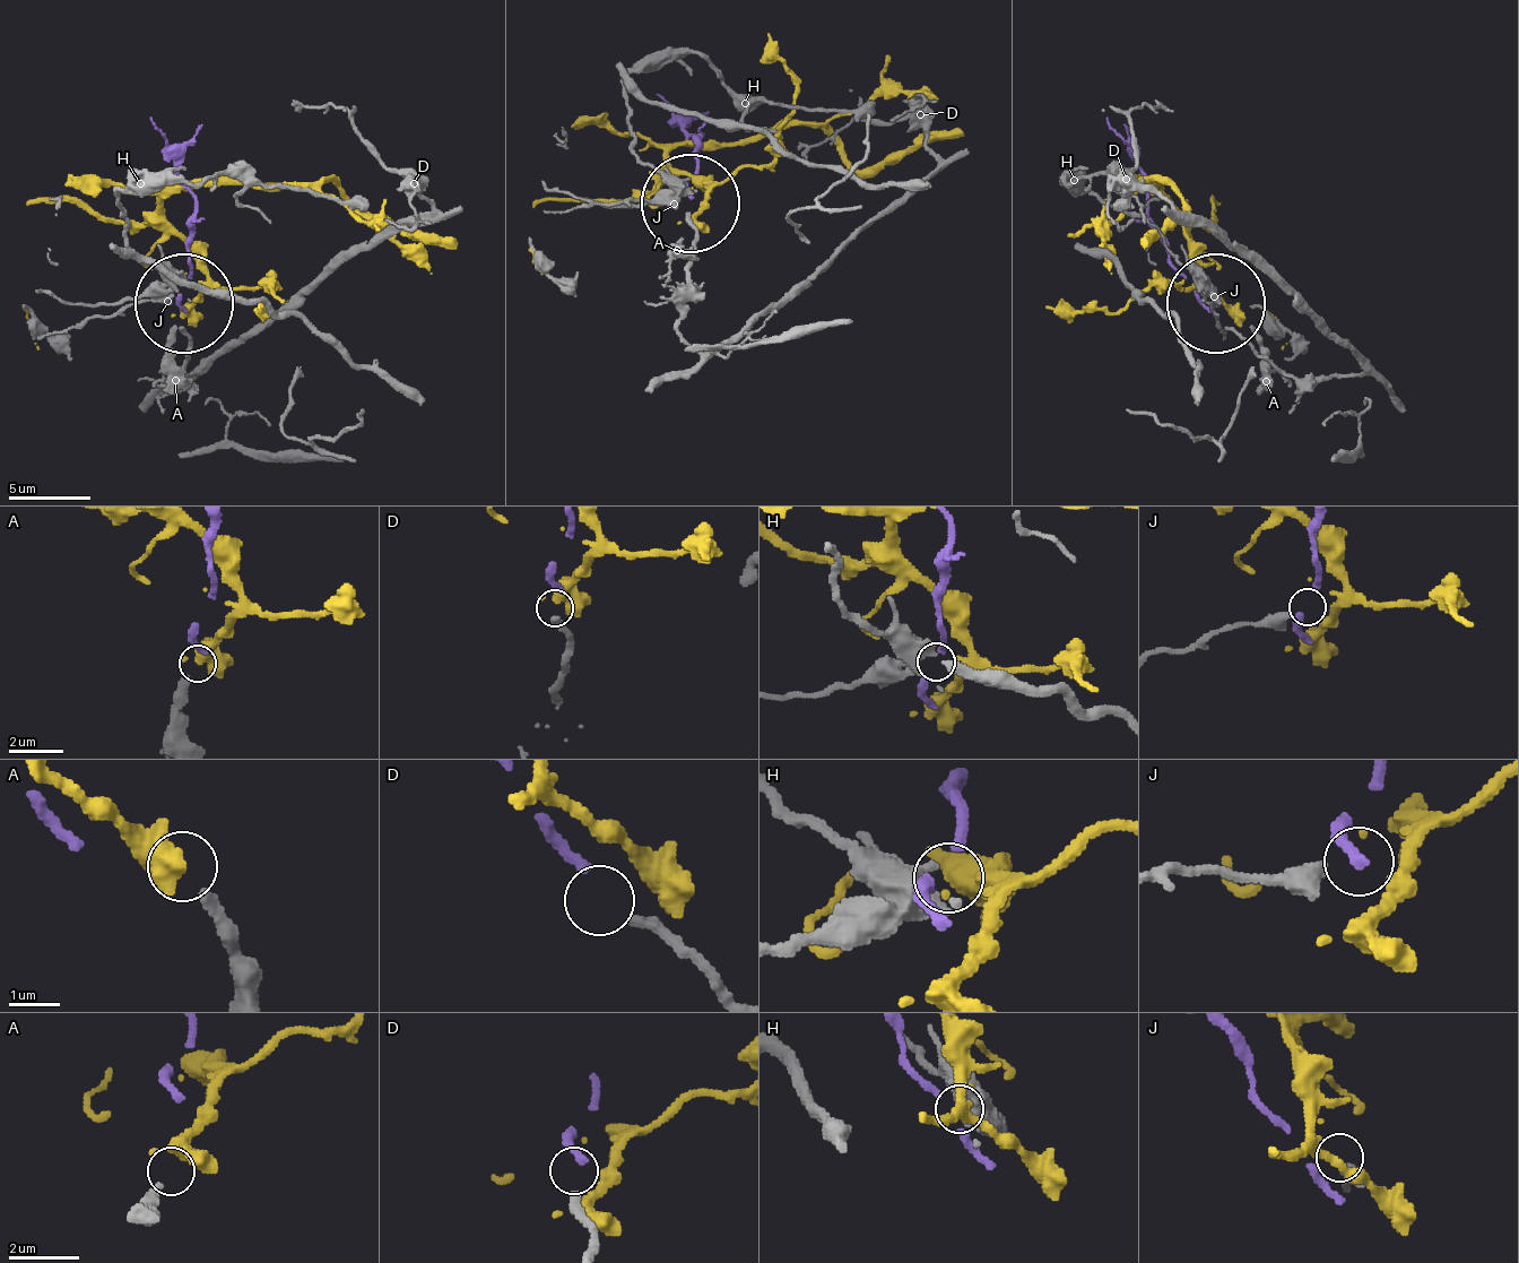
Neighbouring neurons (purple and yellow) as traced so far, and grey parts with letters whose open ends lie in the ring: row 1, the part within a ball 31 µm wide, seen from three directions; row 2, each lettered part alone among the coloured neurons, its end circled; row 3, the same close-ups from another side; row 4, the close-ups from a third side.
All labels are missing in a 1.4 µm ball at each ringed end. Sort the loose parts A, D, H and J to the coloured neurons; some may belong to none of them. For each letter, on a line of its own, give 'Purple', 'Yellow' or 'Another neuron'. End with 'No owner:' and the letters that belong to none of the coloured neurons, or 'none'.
A: Yellow
D: Purple
H: Another neuron
J: Another neuron
No owner: H, J

